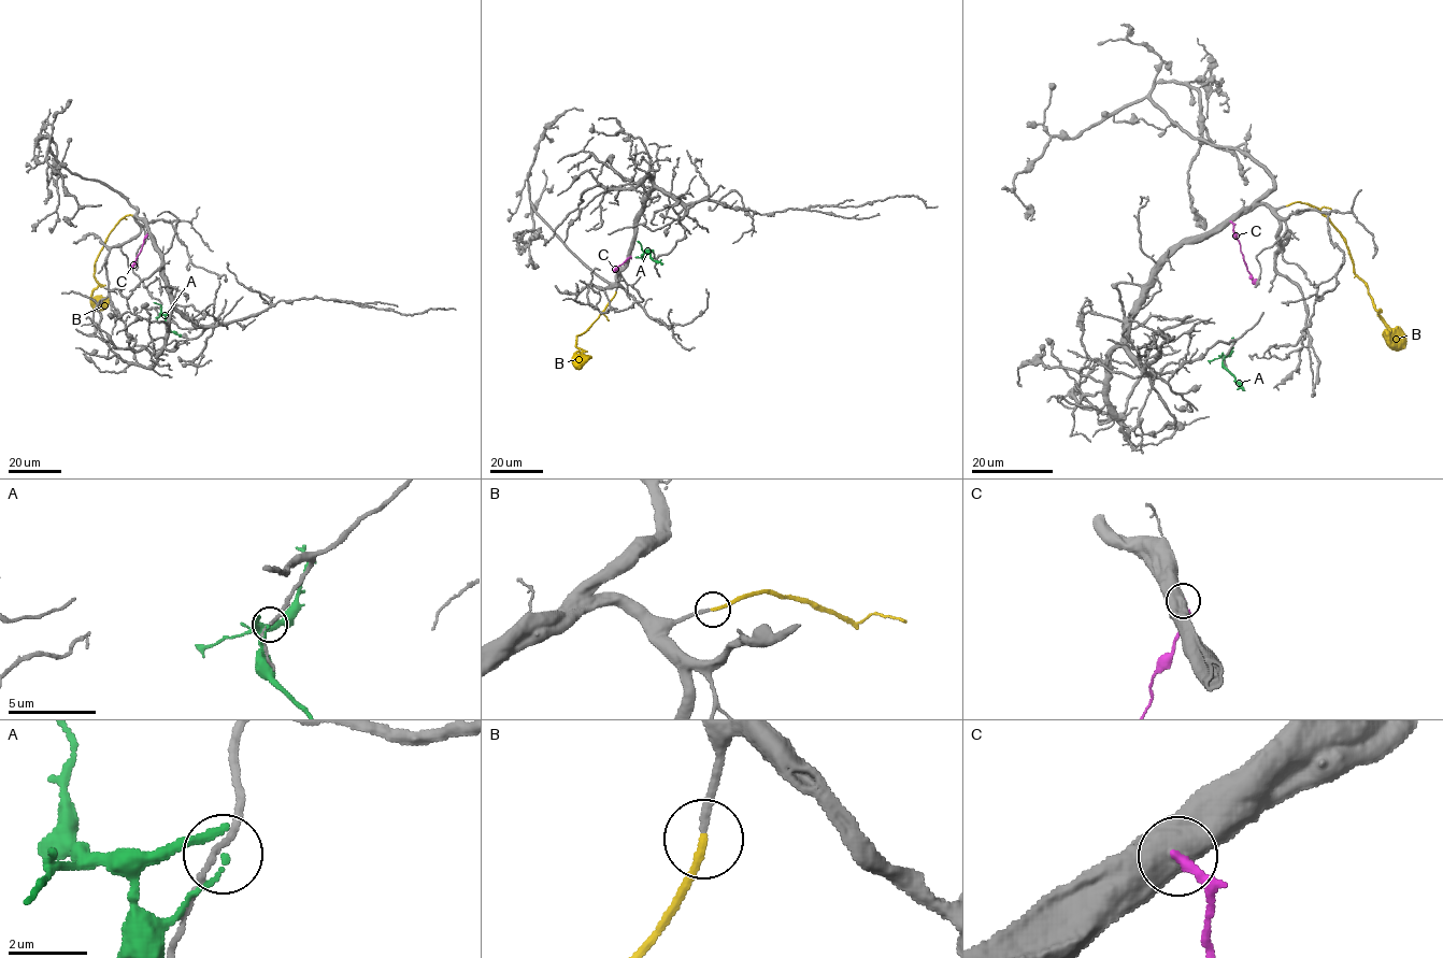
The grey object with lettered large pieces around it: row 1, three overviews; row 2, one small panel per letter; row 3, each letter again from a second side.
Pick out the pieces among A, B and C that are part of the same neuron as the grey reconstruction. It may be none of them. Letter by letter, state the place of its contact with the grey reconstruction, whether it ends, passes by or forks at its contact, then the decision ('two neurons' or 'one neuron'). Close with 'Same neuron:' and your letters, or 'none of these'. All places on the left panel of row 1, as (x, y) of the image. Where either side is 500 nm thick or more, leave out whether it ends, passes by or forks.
A: contact (171, 314); it ends; two neurons
B: contact (134, 217); it ends; one neuron
C: contact (148, 227); two neurons
Same neuron: B

